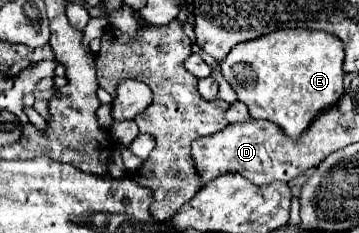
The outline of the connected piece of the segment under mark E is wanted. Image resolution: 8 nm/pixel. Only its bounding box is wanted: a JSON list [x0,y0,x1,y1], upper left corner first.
[221,29,343,141]

